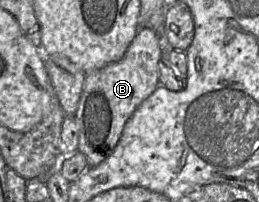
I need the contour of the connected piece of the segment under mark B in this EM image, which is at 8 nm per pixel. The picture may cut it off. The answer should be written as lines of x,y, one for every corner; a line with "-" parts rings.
140,27
121,60
86,73
74,117
79,129
78,151
86,156
88,167
97,166
112,153
126,122
160,84
158,62
161,55
156,32

